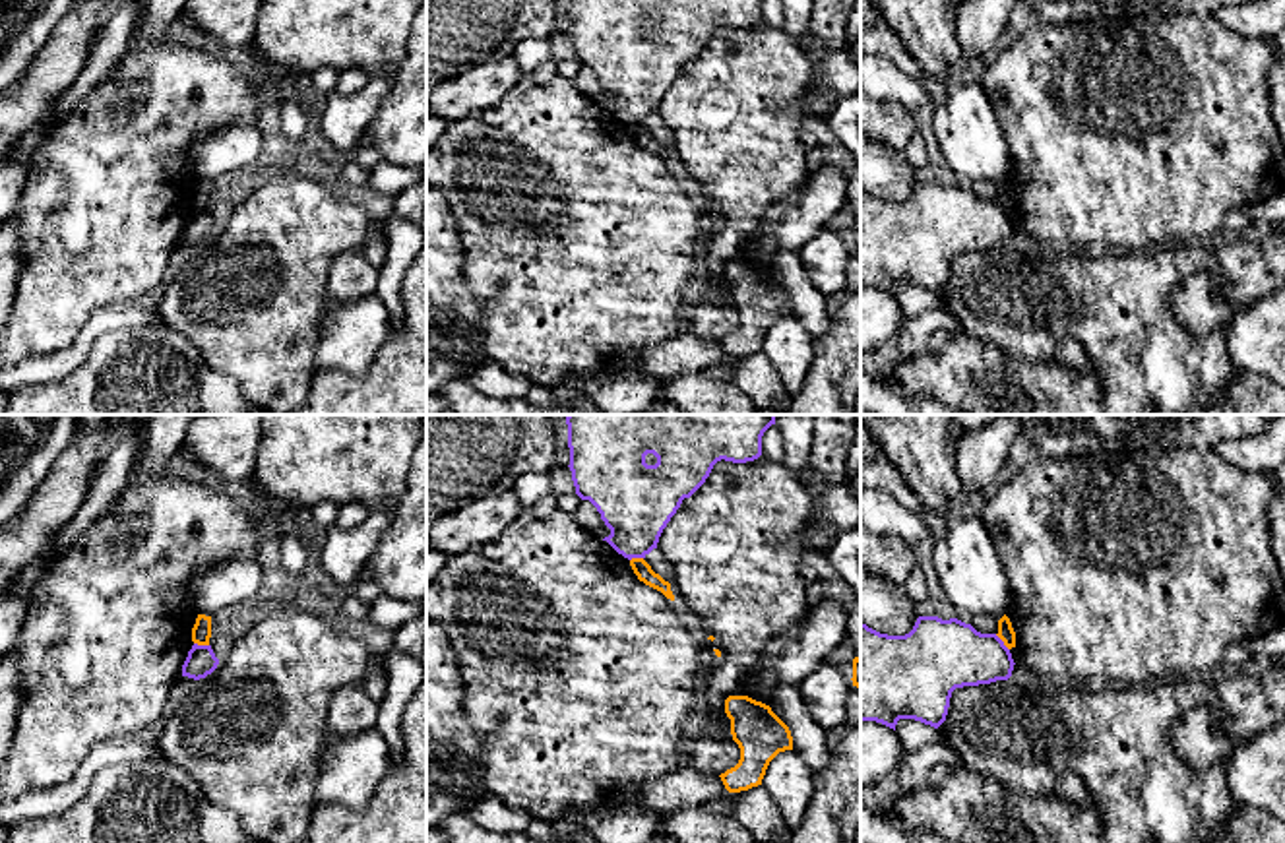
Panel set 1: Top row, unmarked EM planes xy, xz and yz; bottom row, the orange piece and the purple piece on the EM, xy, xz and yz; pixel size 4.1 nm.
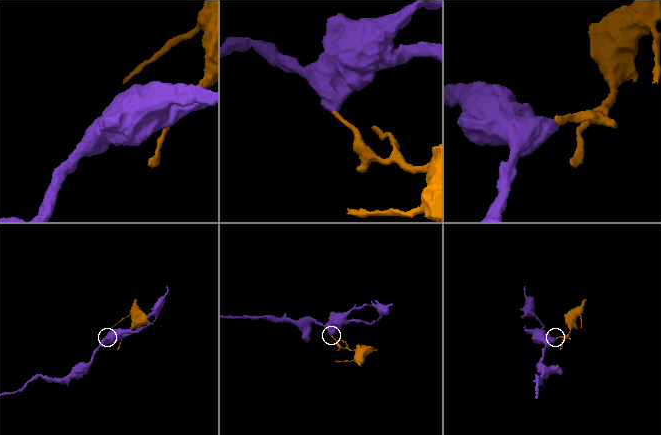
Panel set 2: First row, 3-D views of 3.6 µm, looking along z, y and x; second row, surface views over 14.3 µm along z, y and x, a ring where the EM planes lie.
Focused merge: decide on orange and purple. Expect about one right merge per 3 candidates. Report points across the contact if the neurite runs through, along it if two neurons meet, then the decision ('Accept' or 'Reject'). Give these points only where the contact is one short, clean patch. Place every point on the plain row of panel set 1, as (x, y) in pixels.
Boundary: yz (995, 200), (1008, 216). Reject

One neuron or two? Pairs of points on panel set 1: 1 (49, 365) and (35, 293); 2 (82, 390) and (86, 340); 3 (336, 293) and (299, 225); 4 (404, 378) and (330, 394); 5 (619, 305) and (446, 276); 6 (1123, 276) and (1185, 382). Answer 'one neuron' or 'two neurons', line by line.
1: two neurons
2: two neurons
3: two neurons
4: one neuron
5: two neurons
6: one neuron

